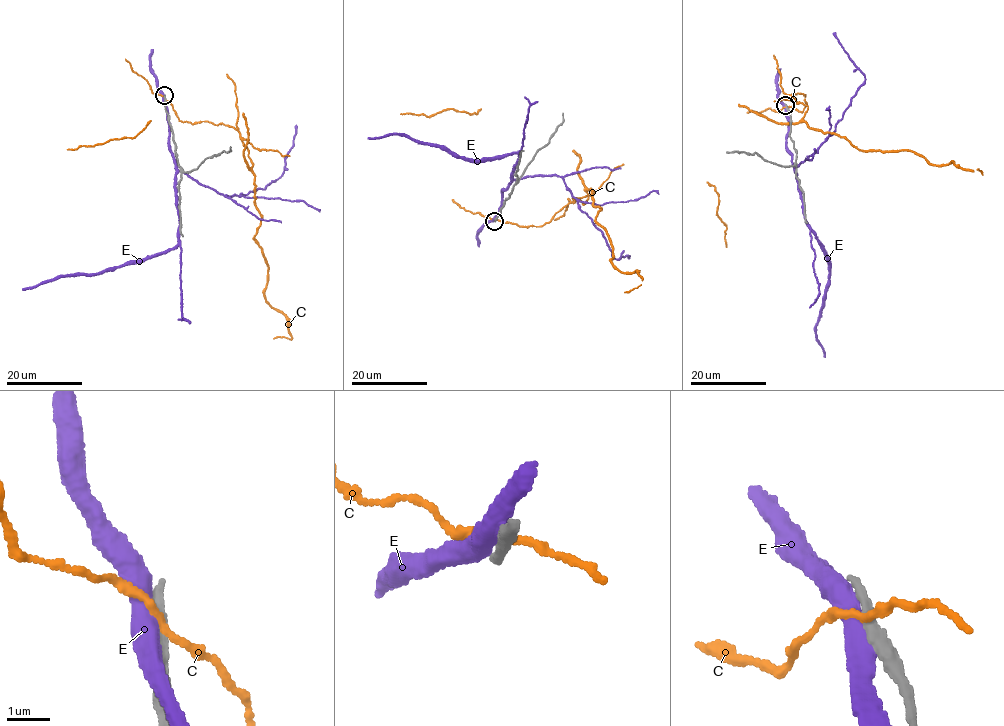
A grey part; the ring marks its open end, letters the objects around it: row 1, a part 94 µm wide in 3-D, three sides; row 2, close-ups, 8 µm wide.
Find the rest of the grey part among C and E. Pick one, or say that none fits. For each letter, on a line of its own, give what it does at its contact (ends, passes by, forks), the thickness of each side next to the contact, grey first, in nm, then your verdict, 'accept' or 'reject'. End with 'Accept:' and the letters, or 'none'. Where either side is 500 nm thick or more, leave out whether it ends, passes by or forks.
C: it passes by | 400/150 nm | reject
E: it passes by | 300/480 nm | reject
Accept: none

